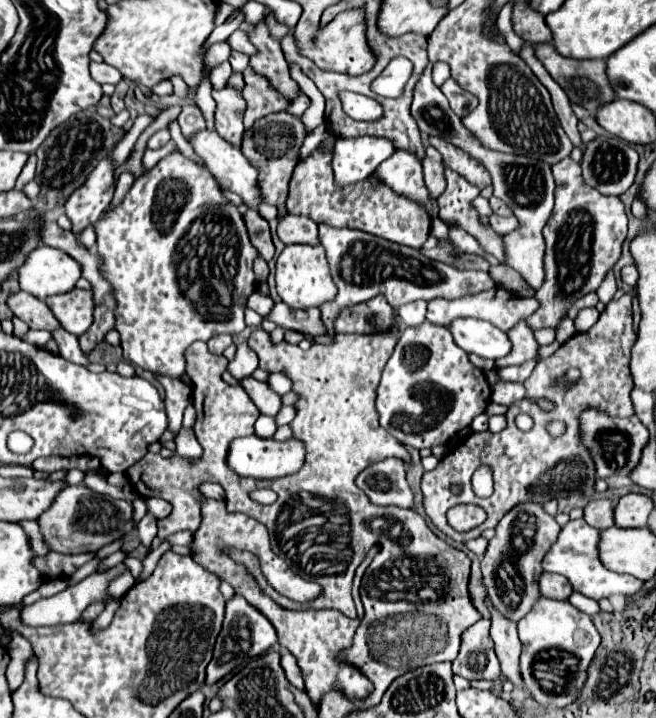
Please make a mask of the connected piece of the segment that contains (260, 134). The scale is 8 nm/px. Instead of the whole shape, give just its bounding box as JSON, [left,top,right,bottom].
[241,112,307,220]

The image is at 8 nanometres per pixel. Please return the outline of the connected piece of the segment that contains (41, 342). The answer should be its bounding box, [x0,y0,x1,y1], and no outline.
[25,330,51,346]

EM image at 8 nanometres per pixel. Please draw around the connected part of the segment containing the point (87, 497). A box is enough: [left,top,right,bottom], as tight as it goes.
[37,486,133,554]

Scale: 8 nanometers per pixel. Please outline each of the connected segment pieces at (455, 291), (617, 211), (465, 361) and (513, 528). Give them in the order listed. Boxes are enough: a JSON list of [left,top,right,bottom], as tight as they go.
[[319,226,495,336],[527,158,627,328],[377,322,491,448],[481,502,561,622]]

